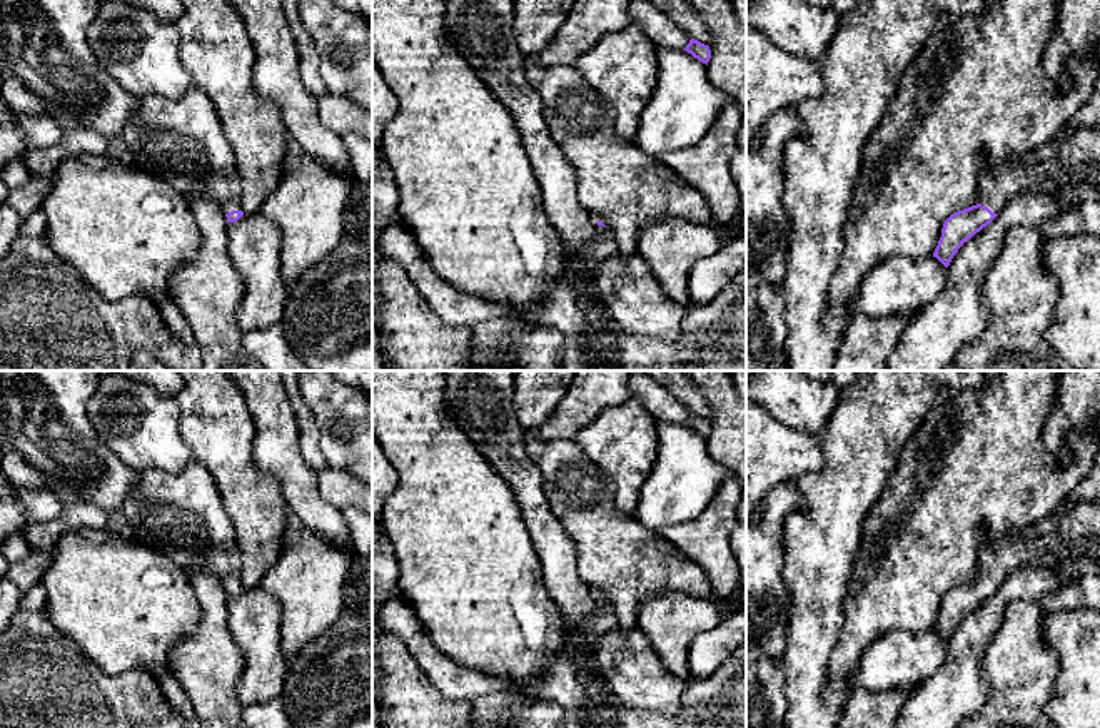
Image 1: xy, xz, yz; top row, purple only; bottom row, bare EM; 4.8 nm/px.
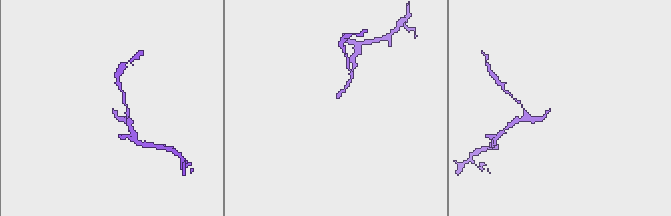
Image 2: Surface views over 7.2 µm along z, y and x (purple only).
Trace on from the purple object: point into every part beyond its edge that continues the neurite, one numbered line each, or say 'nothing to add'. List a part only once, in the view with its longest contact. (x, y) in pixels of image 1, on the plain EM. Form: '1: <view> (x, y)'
1: yz (1070, 541)

